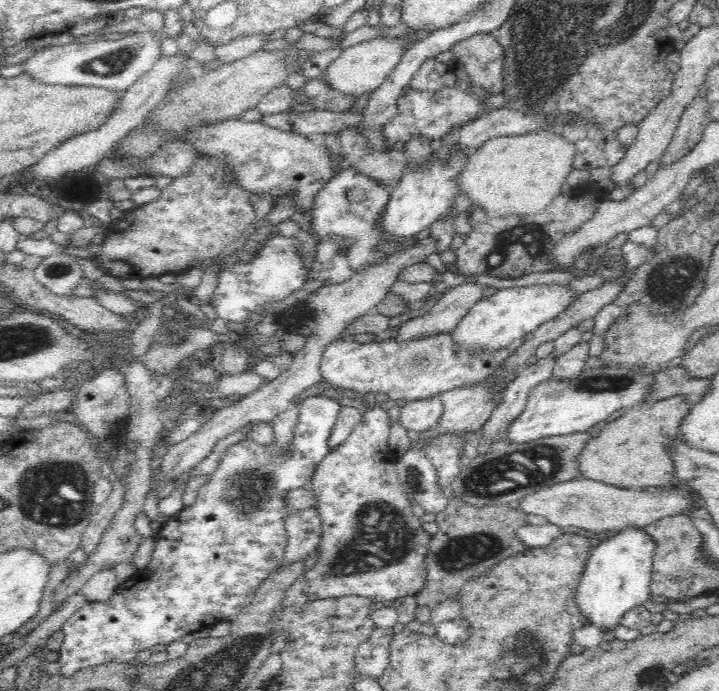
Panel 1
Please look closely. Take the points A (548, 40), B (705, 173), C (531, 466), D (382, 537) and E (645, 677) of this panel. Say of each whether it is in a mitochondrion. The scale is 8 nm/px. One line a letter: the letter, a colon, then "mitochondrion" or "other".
A: mitochondrion
B: other
C: mitochondrion
D: mitochondrion
E: mitochondrion

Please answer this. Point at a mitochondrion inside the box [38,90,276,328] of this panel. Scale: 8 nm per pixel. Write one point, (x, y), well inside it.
(61, 270)

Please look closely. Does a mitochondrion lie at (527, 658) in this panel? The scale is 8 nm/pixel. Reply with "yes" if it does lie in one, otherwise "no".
yes

